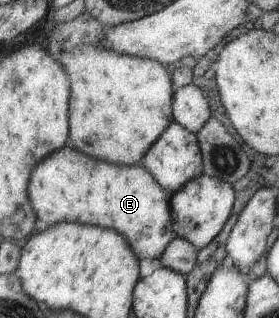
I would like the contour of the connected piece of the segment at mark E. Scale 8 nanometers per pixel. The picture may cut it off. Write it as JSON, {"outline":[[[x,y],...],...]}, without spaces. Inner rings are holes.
{"outline":[[[61,146],[55,154],[40,160],[30,174],[27,187],[28,199],[36,218],[48,225],[60,222],[74,222],[115,229],[127,241],[138,259],[157,261],[165,245],[176,236],[172,229],[169,206],[171,192],[163,189],[140,164],[114,165],[110,162],[89,158],[77,152],[73,146]]]}

